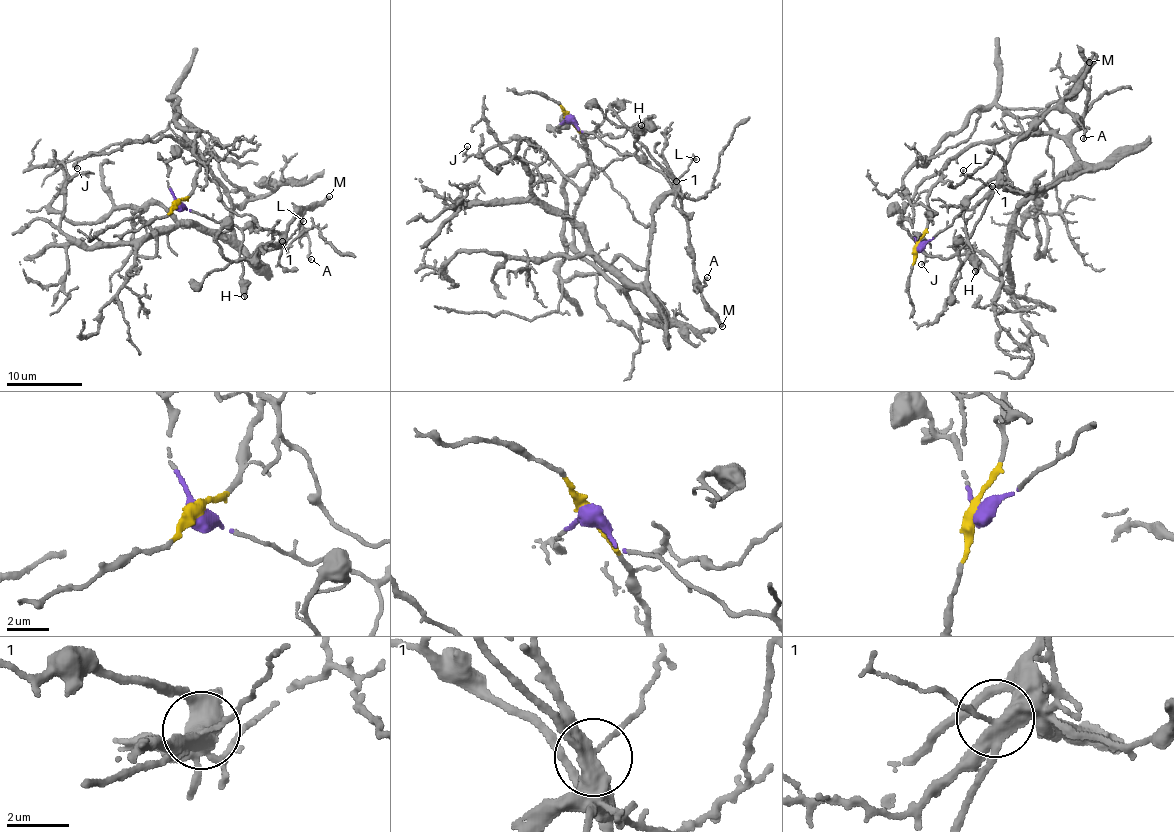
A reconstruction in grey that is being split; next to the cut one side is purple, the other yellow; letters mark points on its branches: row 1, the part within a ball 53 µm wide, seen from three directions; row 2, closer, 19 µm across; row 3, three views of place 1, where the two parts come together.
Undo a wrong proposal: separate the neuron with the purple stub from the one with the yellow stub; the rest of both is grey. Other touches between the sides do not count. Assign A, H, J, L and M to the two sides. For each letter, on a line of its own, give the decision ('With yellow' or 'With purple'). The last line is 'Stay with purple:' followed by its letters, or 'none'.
A: With purple
H: With purple
J: With yellow
L: With purple
M: With purple
Stay with purple: A, H, L, M

